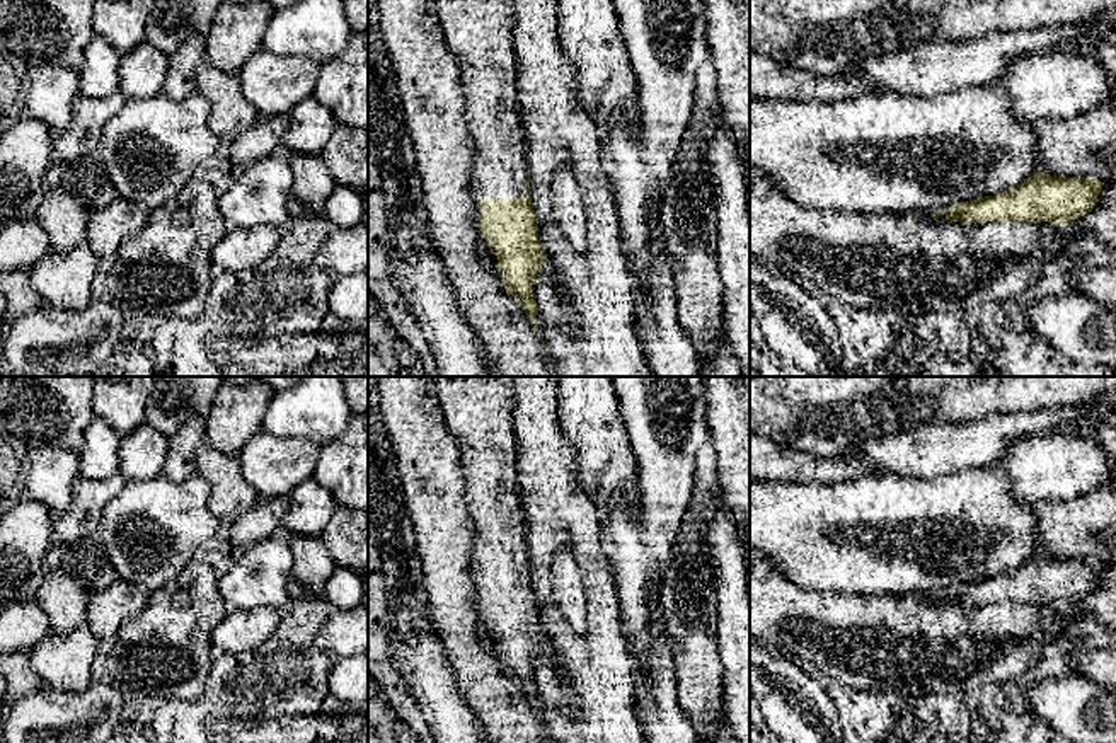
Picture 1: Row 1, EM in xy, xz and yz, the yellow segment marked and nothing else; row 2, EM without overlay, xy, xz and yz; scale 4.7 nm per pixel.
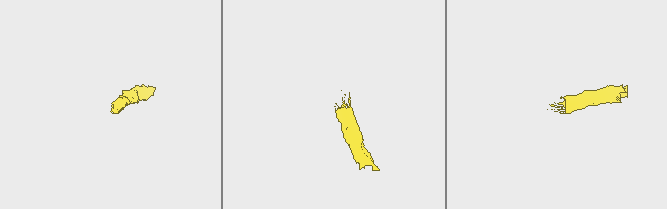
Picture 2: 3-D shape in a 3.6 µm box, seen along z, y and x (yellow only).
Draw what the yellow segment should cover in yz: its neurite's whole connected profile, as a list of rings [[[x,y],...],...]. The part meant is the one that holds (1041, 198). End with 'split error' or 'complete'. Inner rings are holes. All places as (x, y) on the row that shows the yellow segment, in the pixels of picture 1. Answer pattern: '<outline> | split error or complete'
[[[1038,170],[1015,189],[961,201],[944,215],[961,223],[1048,222],[1065,227],[1096,206],[1102,186],[1096,177],[1056,177]]] | complete

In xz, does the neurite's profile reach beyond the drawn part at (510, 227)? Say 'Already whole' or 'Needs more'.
Needs more

